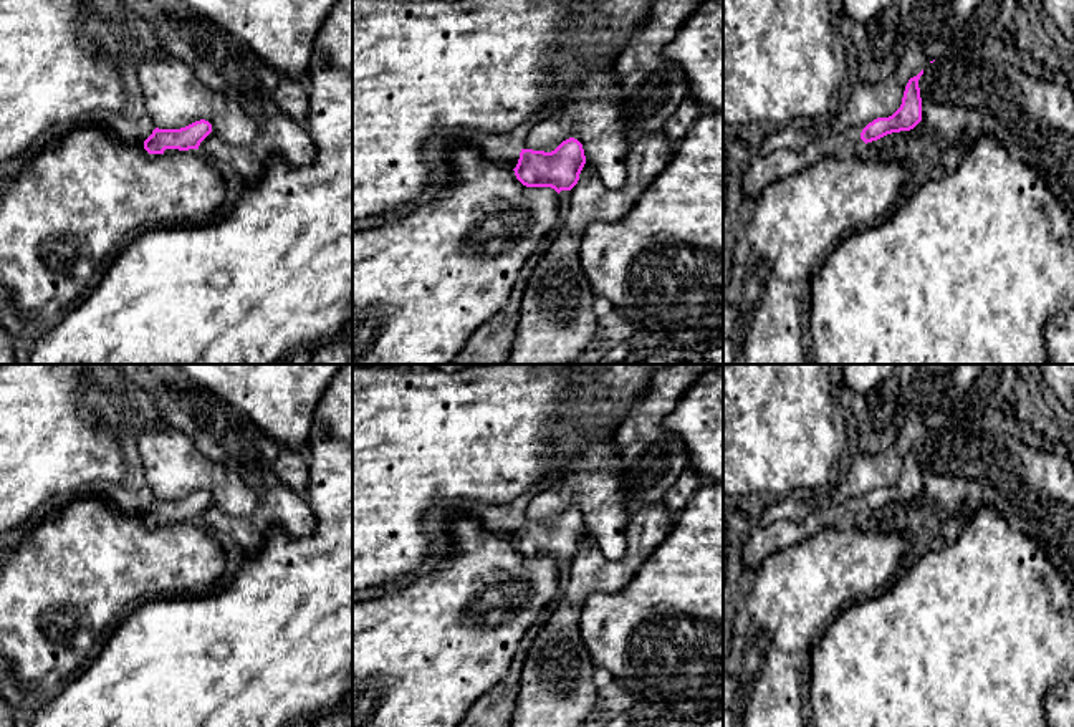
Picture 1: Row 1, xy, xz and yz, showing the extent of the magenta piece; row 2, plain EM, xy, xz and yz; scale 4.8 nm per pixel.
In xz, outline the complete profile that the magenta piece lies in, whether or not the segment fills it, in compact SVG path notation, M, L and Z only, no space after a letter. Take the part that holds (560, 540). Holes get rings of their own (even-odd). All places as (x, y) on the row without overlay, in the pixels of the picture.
M569 508L554 522L521 520L515 542L516 550L526 558L551 558L558 565L571 561L586 535L583 515Z

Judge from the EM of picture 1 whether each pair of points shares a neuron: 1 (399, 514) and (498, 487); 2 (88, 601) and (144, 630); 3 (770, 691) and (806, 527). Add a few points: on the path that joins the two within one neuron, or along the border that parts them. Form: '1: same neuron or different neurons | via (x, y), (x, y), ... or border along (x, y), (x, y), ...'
1: same neuron | via (424, 489), (427, 486), (474, 486)
2: different neurons | border along (113, 626), (91, 659)
3: different neurons | border along (841, 529), (819, 529), (768, 557)

